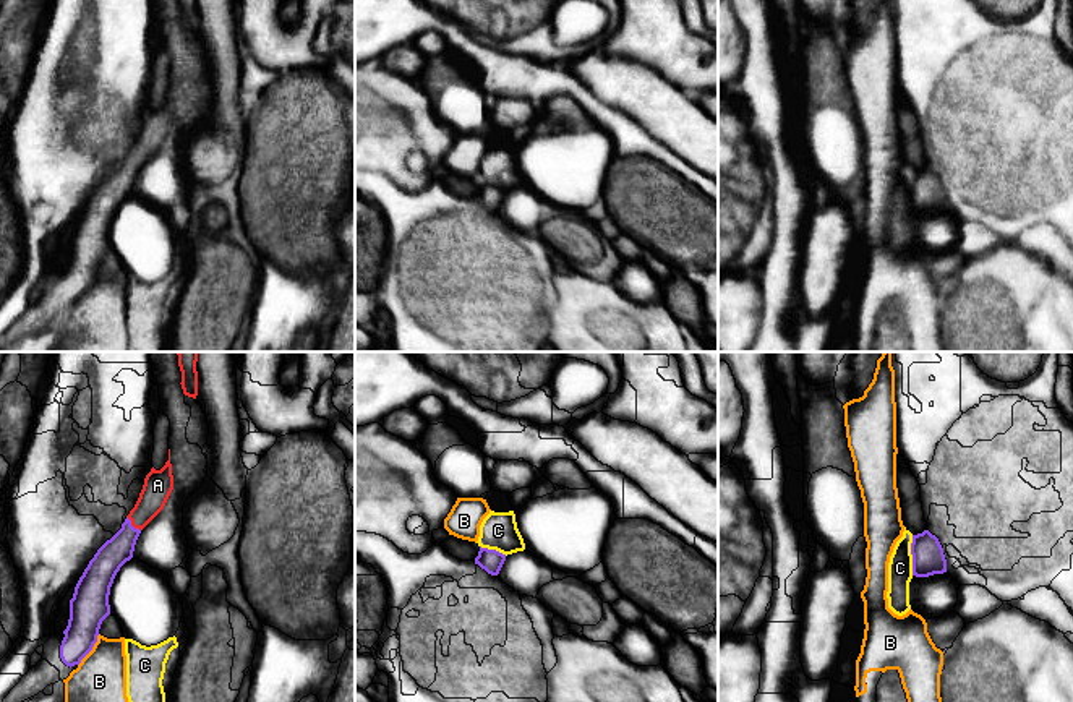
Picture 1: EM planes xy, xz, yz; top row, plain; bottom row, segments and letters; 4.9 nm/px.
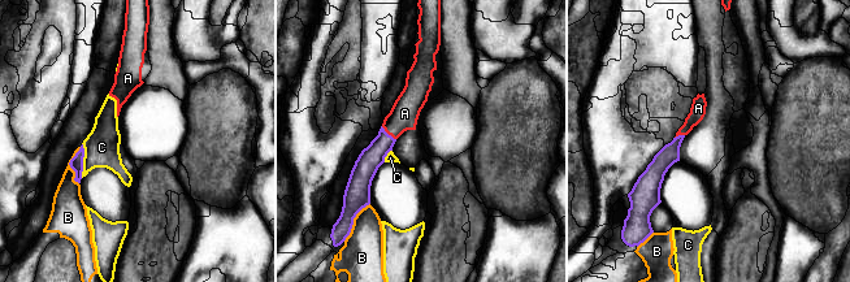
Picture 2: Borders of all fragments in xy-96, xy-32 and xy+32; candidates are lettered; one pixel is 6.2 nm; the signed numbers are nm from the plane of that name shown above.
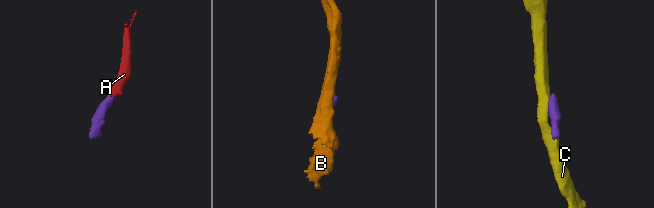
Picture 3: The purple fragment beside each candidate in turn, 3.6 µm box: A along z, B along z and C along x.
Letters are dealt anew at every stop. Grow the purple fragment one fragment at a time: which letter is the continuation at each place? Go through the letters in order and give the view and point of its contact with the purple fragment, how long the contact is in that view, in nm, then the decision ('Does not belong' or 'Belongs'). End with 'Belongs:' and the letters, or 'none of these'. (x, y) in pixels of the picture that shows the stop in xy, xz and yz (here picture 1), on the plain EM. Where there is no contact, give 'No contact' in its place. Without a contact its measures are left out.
A: Touches purple at xy (130, 161). Shared border 100 nm. Belongs
B: Touches purple at xy (91, 286). Shared border 190 nm. Does not belong
C: Touches purple at yz (911, 190). Shared border 200 nm. Does not belong
Belongs: A

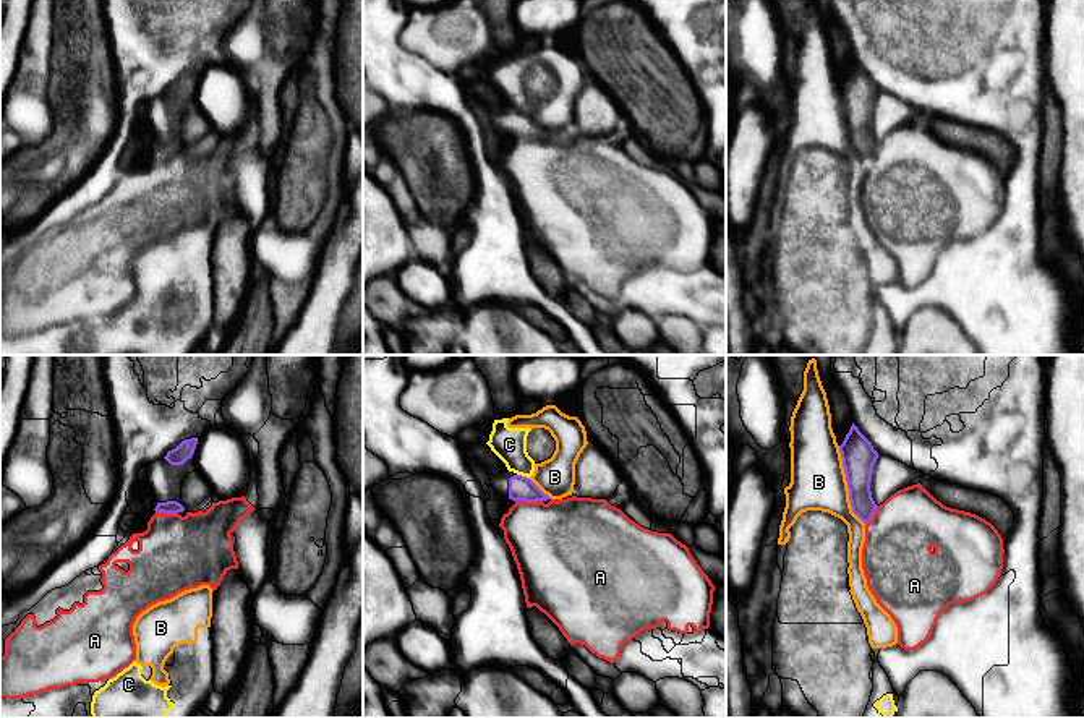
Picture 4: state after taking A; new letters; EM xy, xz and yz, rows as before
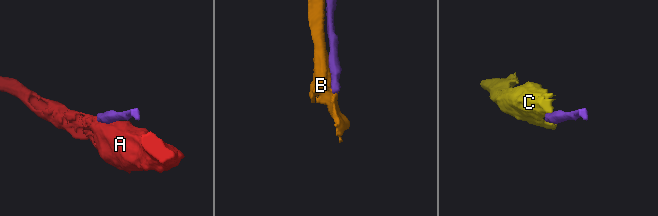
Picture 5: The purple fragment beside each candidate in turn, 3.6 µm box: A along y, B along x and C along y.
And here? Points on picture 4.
A: Touches purple at xz (529, 138). Shared border 140 nm. Does not belong
B: Touches purple at yz (848, 122). Shared border 420 nm. Does not belong
C: Touches purple at xz (524, 114). Shared border 70 nm. Does not belong
Belongs: none of these

